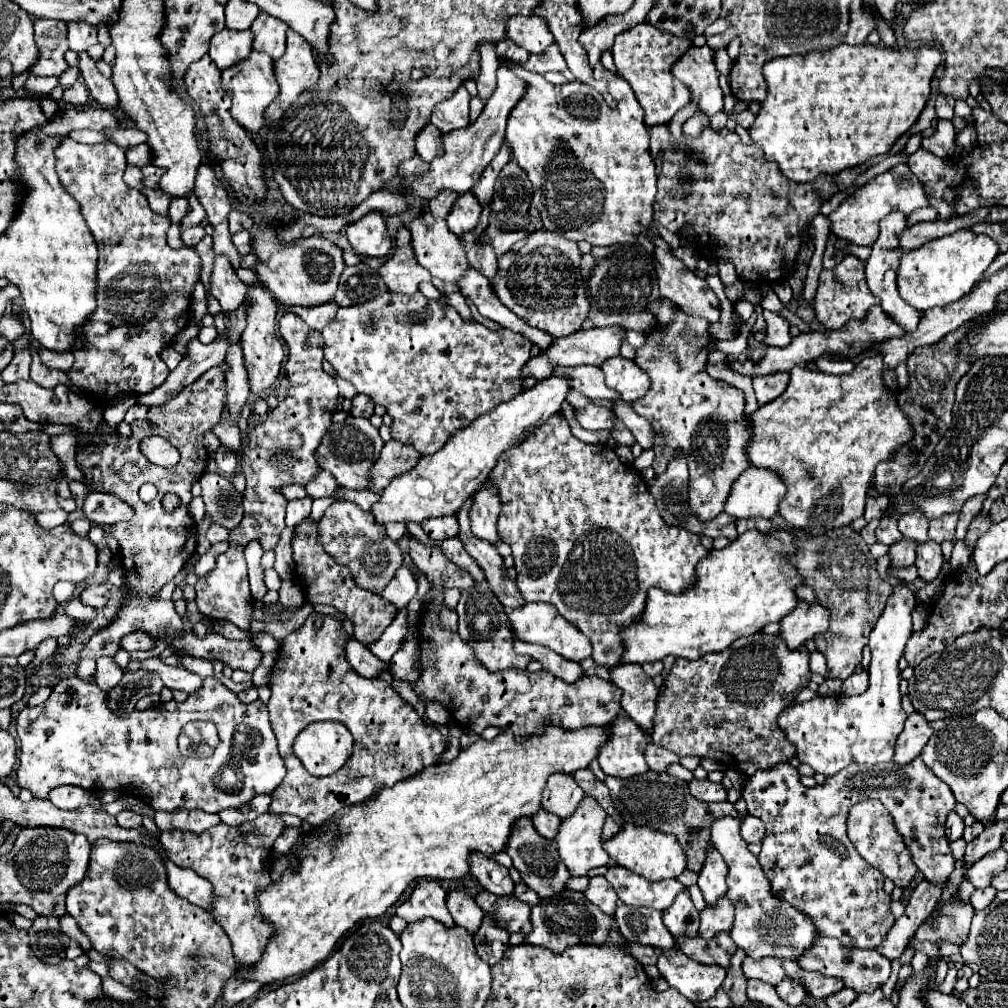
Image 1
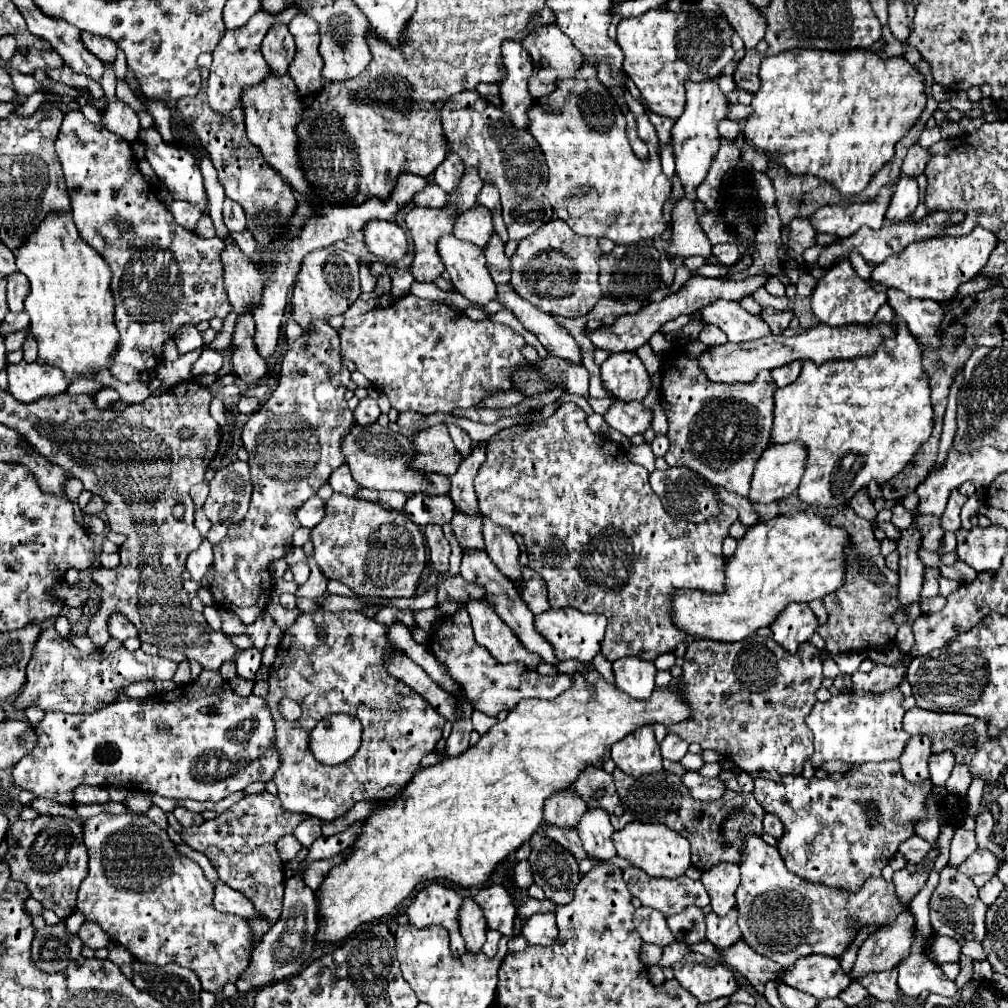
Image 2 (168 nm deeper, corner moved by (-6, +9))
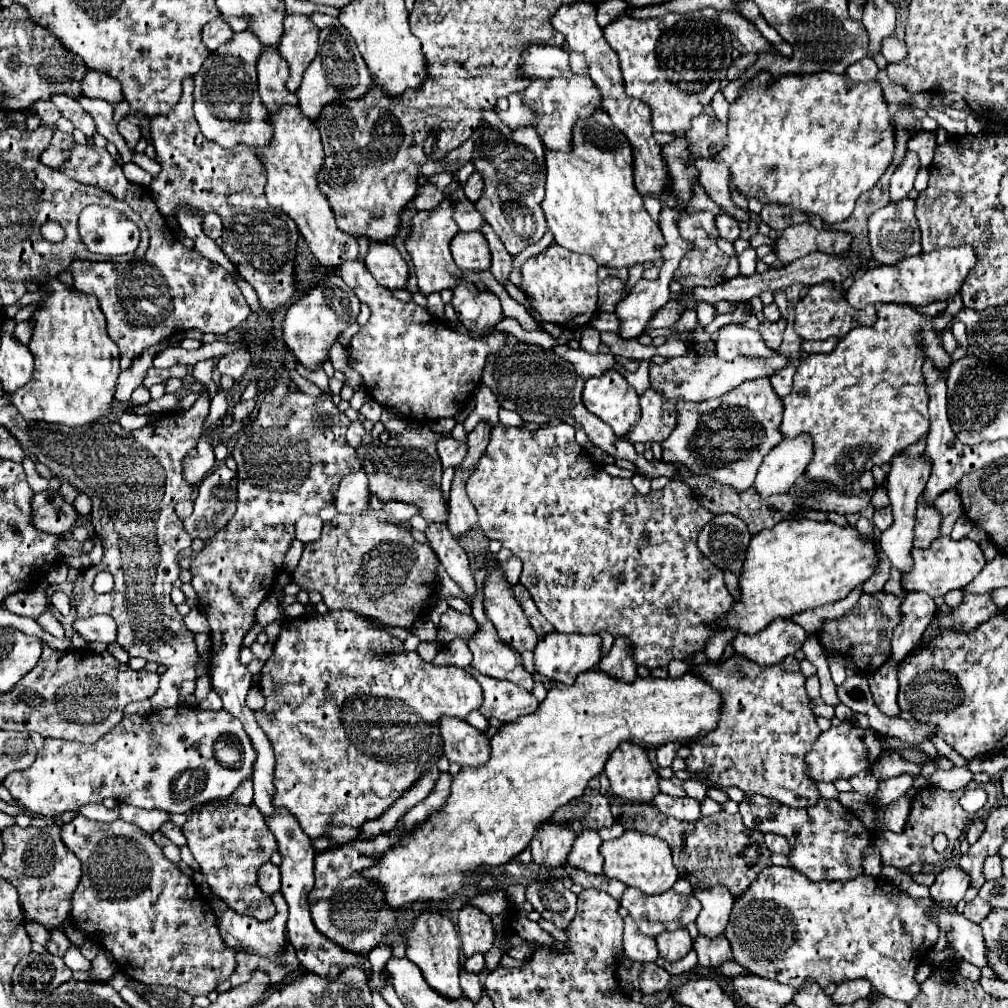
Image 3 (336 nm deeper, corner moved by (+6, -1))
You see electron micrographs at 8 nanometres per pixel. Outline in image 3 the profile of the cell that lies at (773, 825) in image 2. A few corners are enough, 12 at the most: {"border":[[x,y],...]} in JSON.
{"border":[[766,833],[764,841],[772,853],[790,855],[792,845],[786,837]]}

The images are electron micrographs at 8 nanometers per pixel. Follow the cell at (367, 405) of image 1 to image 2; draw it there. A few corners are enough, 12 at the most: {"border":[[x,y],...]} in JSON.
{"border":[[364,397],[354,409],[360,425],[376,421],[380,415],[378,403]]}

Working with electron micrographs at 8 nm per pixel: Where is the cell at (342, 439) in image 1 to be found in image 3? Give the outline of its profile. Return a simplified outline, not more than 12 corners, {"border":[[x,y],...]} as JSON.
{"border":[[428,423],[358,447],[372,493],[446,523]]}

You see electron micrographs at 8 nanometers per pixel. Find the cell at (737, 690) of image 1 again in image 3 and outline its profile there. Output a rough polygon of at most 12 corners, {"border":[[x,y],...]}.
{"border":[[798,659],[698,665],[724,695],[694,775],[788,807],[820,793]]}

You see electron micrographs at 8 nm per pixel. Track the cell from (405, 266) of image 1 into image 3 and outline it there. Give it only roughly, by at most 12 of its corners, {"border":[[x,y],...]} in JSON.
{"border":[[452,199],[418,211],[406,239],[424,295],[454,289]]}

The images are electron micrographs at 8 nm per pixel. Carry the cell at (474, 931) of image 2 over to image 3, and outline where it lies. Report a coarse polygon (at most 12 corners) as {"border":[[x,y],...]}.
{"border":[[460,973],[464,995],[476,1003],[484,985],[478,975]]}

